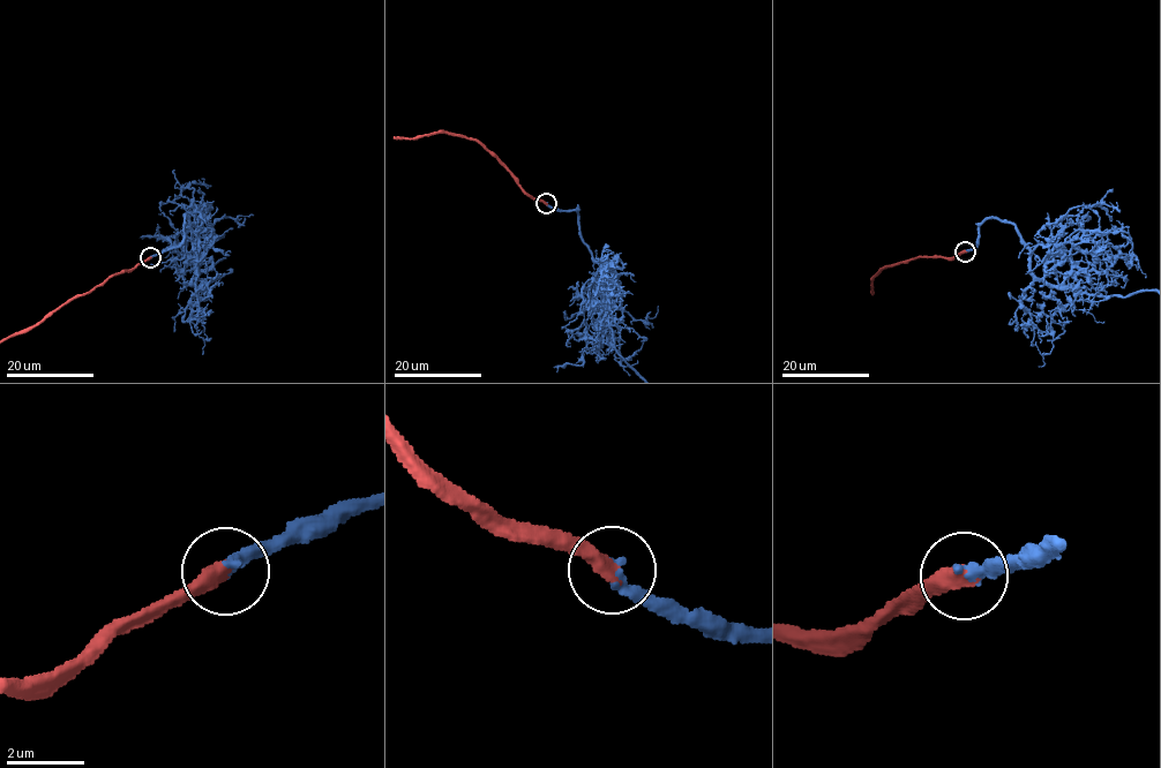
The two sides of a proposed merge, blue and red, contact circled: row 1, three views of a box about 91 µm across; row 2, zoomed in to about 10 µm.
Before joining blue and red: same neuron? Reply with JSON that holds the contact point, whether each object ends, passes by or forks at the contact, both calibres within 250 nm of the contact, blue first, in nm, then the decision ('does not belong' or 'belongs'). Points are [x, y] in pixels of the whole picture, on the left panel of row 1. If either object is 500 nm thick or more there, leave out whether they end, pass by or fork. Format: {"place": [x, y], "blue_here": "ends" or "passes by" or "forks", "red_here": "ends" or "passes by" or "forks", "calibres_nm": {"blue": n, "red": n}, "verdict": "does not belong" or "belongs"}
{"place": [150, 257], "blue_here": "ends", "red_here": "ends", "calibres_nm": {"blue": 340, "red": 460}, "verdict": "belongs"}

